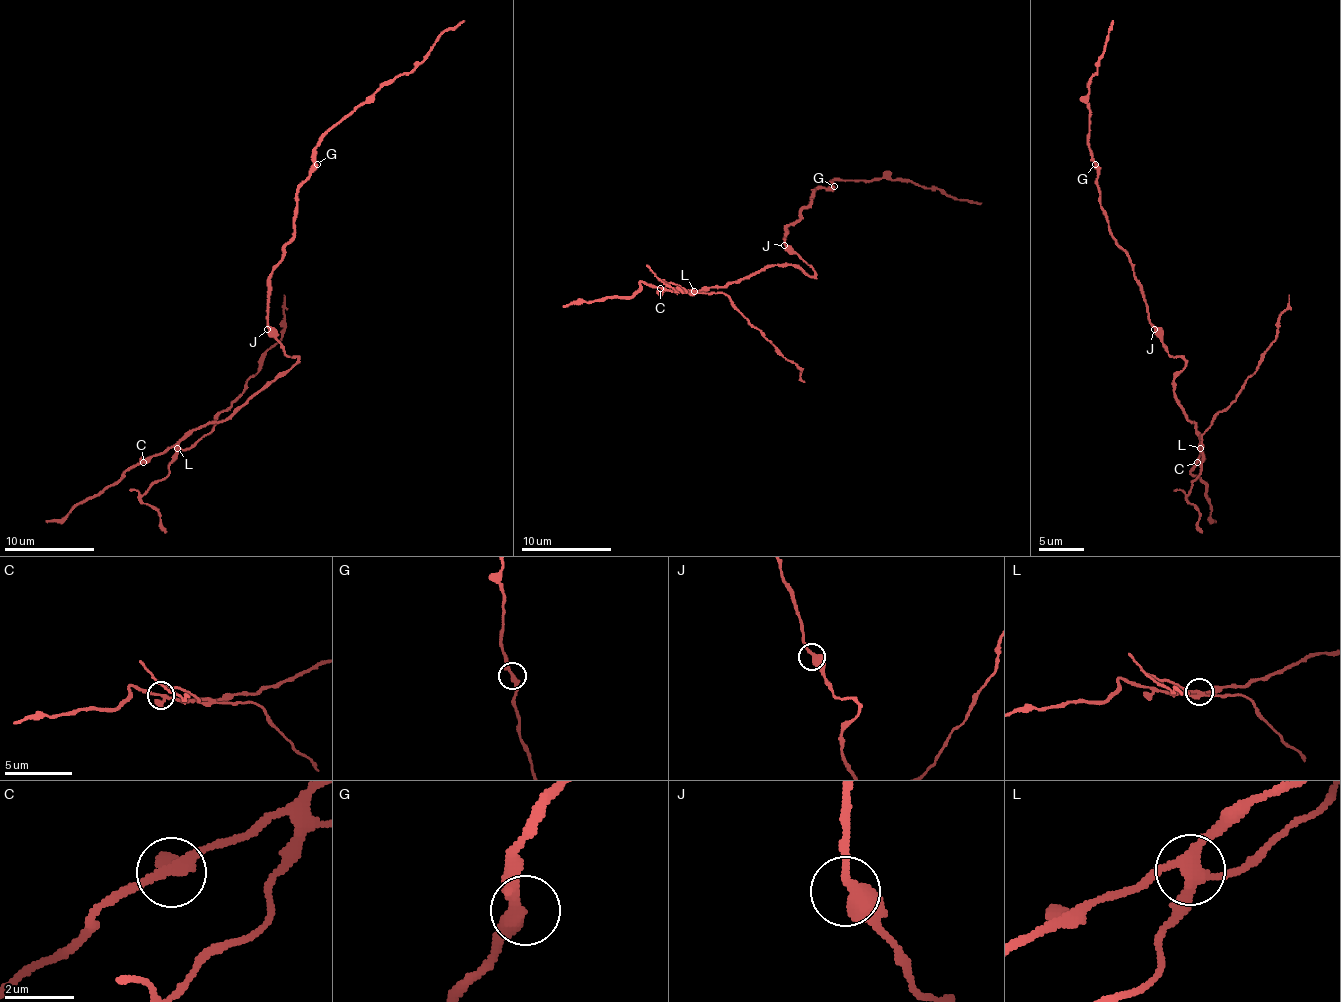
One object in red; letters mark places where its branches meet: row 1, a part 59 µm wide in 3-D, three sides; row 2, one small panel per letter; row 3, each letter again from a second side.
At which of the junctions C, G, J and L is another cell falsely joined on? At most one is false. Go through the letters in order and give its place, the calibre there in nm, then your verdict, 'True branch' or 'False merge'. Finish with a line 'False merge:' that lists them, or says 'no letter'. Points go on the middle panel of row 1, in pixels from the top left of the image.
C: Place: (660, 288). Thickness 320 nm. True branch
G: Place: (834, 186). Thickness 360 nm. True branch
J: Place: (784, 245). Thickness 400 nm. True branch
L: Place: (694, 291). Thickness 280 nm. False merge
False merge: L

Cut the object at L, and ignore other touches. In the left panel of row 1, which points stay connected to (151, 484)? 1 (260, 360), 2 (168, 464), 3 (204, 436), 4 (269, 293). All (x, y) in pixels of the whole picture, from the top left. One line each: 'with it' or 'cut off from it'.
1: with it
2: with it
3: with it
4: cut off from it

